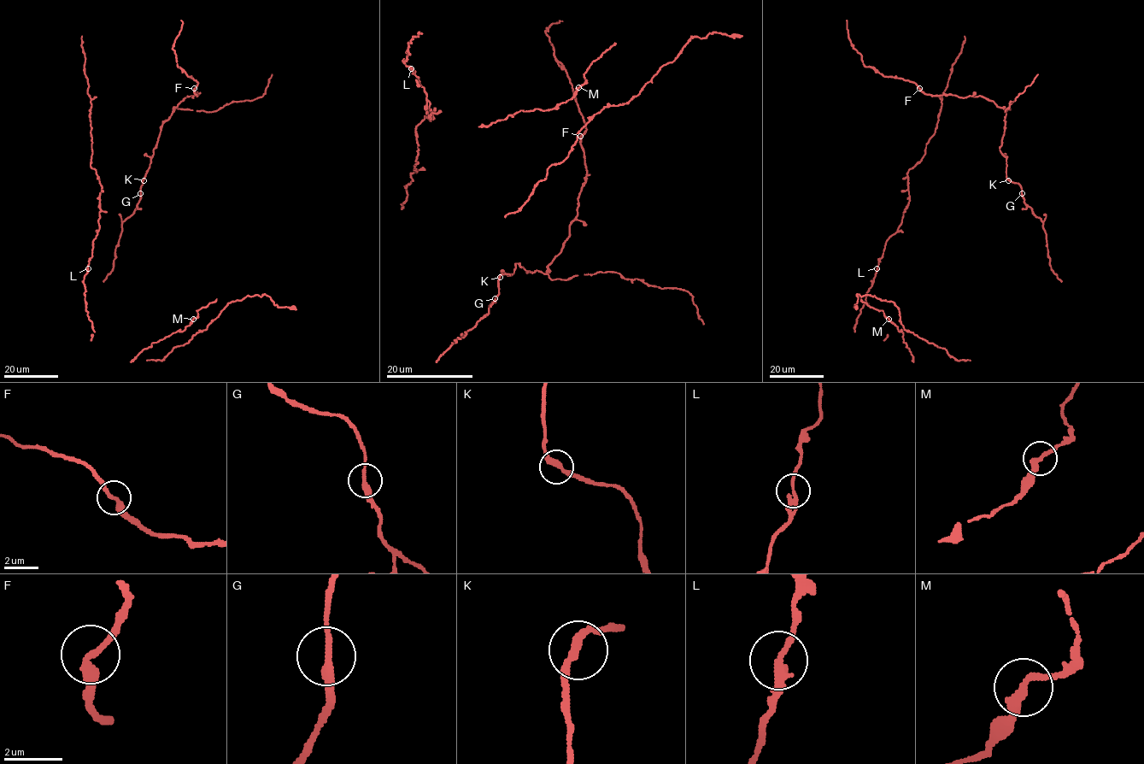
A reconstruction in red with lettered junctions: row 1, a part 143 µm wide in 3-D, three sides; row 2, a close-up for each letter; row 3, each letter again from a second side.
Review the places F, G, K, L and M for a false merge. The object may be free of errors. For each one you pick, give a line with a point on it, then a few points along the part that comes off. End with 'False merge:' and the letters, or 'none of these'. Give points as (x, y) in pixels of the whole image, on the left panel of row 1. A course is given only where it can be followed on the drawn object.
False merge: none of these

